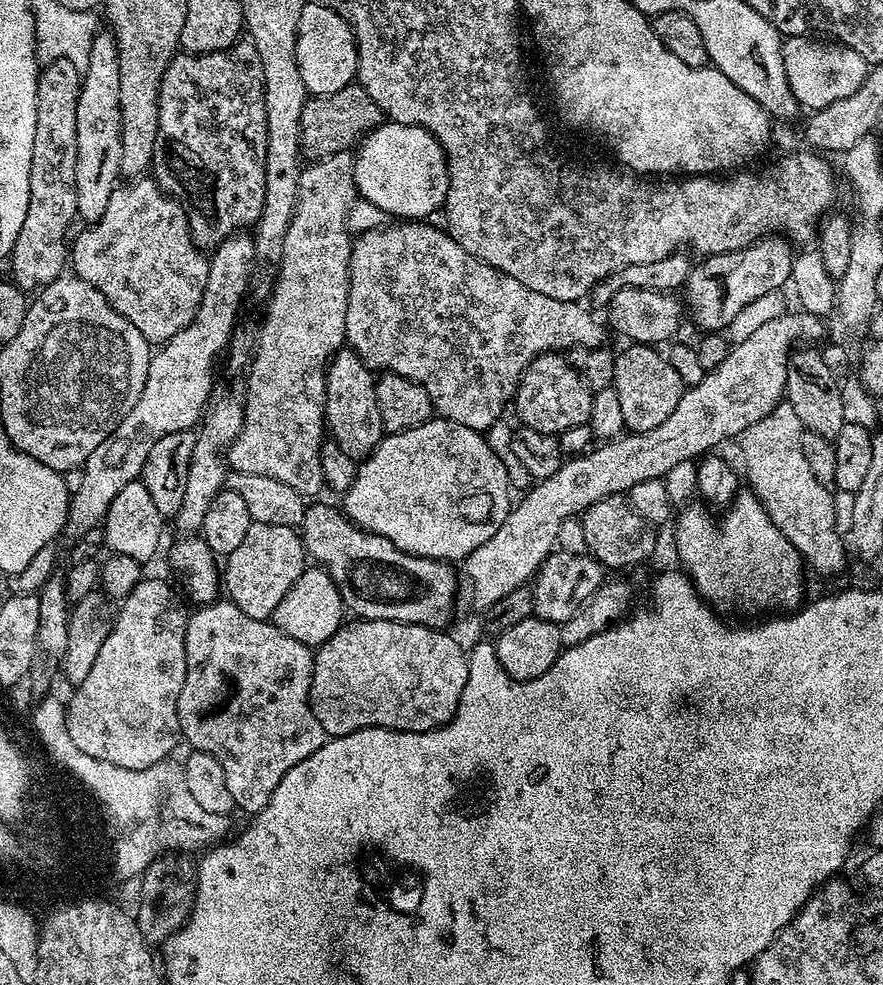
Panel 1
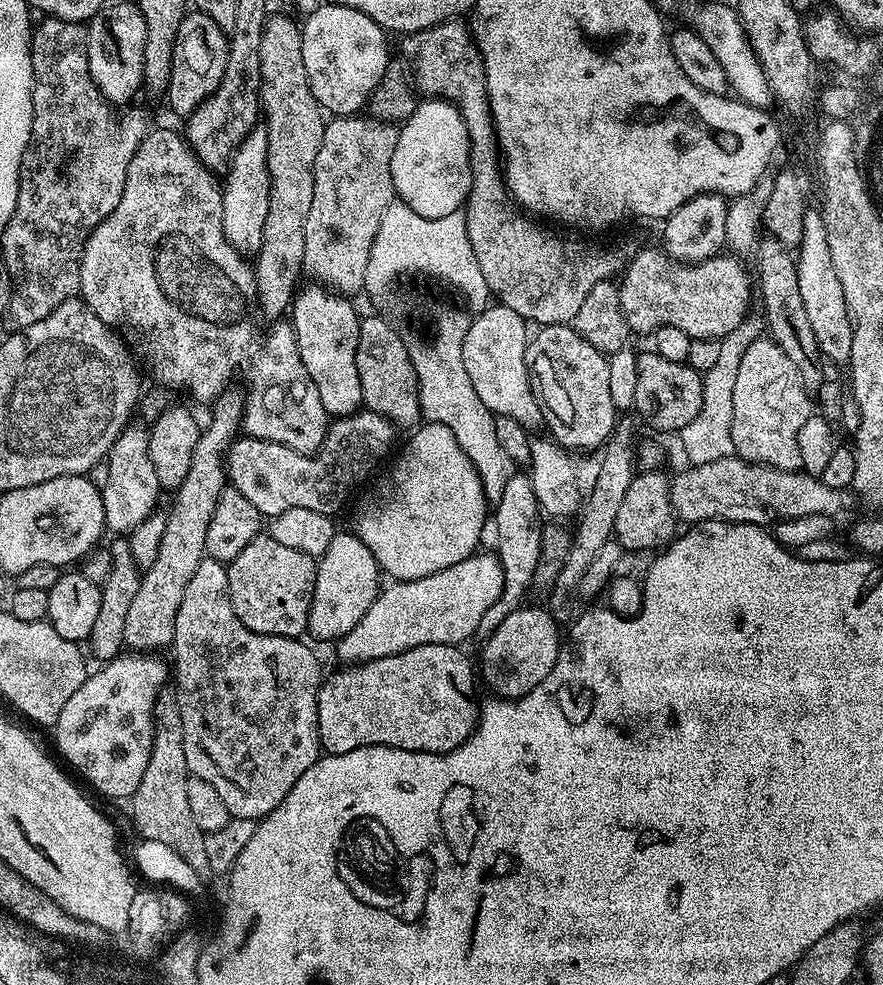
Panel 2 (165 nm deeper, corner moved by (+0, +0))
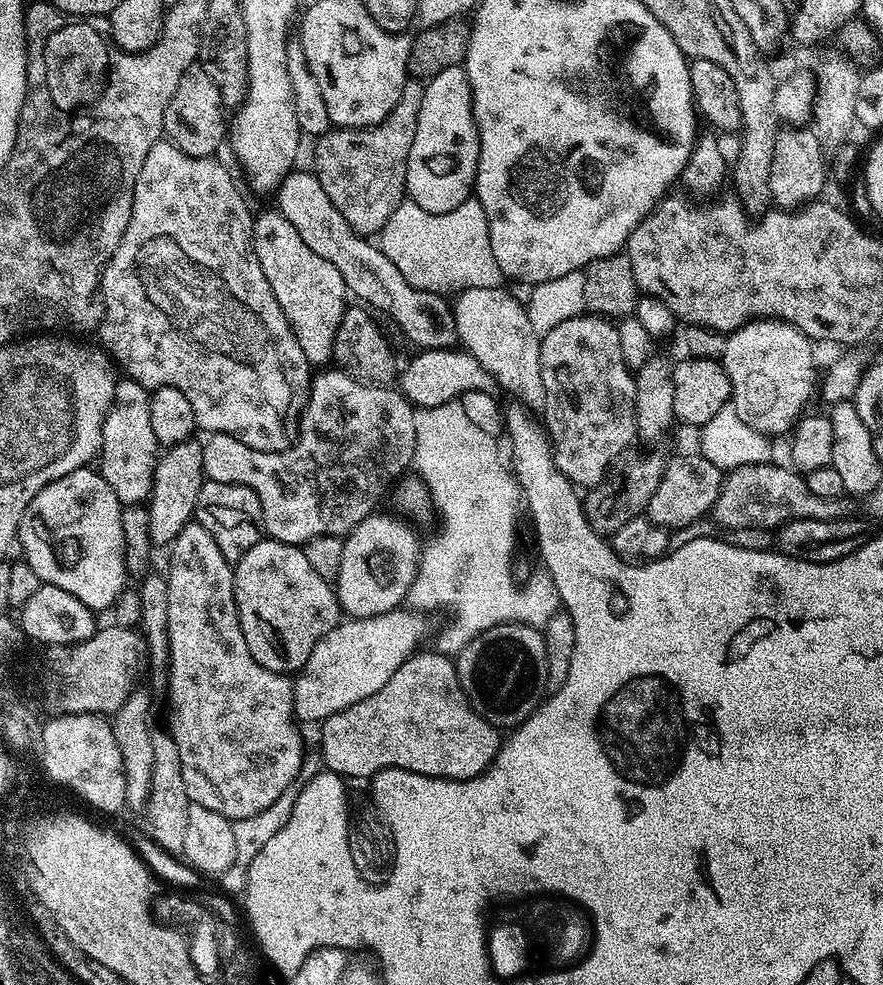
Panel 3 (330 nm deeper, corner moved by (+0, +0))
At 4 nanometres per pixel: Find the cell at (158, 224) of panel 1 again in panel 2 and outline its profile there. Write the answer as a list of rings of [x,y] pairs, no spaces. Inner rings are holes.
[[[153,127],[148,136],[138,146],[134,158],[130,158],[130,170],[126,170],[126,186],[122,190],[122,198],[118,198],[118,206],[108,215],[103,222],[86,238],[82,258],[80,259],[80,291],[84,303],[102,318],[107,328],[115,330],[120,339],[128,345],[133,357],[142,365],[143,371],[157,380],[157,385],[165,389],[185,388],[196,400],[201,400],[205,406],[211,405],[229,387],[232,375],[240,371],[248,383],[248,392],[243,397],[244,423],[243,431],[253,440],[269,440],[278,442],[298,454],[311,456],[324,445],[328,433],[330,417],[328,411],[322,406],[322,398],[318,398],[318,386],[314,386],[310,374],[306,374],[306,366],[302,366],[302,354],[298,354],[298,342],[291,323],[272,322],[263,332],[254,321],[248,320],[252,311],[257,311],[256,303],[256,273],[253,265],[246,257],[234,250],[230,242],[226,242],[226,234],[222,230],[222,184],[215,180],[213,169],[207,168],[203,162],[193,154],[192,148],[183,135],[171,132],[168,128]]]

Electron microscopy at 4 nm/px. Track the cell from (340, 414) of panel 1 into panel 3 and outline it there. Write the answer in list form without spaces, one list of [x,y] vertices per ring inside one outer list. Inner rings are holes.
[[[278,210],[264,212],[261,216],[259,213],[253,219],[252,245],[258,266],[262,266],[262,274],[266,274],[274,298],[278,298],[282,314],[286,314],[294,338],[298,338],[298,346],[302,346],[302,354],[306,354],[309,365],[327,365],[324,363],[332,360],[334,338],[346,307],[342,275],[302,242],[301,235]]]

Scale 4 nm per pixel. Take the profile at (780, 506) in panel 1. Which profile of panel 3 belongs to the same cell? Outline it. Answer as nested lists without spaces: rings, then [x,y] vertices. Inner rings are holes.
[[[757,318],[749,320],[734,332],[727,333],[728,341],[722,357],[722,363],[726,374],[730,378],[732,398],[730,406],[746,422],[746,426],[754,426],[763,436],[777,438],[783,434],[791,433],[796,427],[796,421],[800,419],[808,399],[818,388],[818,374],[816,376],[816,364],[812,361],[813,341],[801,334],[795,326],[787,324],[784,320],[775,318]]]

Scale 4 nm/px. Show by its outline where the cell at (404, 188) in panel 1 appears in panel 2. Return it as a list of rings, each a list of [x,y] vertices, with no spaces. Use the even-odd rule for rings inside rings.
[[[424,98],[417,103],[414,114],[399,129],[398,146],[390,162],[390,174],[396,187],[396,196],[406,206],[426,219],[440,219],[463,209],[468,203],[472,185],[472,158],[470,156],[470,138],[466,122],[454,104],[443,98]]]

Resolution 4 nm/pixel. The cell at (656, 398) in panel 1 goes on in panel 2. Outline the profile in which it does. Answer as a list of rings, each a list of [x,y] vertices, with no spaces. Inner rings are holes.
[[[645,350],[637,355],[638,362],[638,390],[634,394],[636,399],[635,411],[640,411],[640,416],[652,428],[657,428],[660,432],[679,433],[690,422],[694,422],[694,418],[698,414],[698,410],[702,410],[702,386],[704,381],[701,373],[689,368],[687,364],[679,364],[678,362],[670,362],[666,358],[662,358],[654,351]]]

